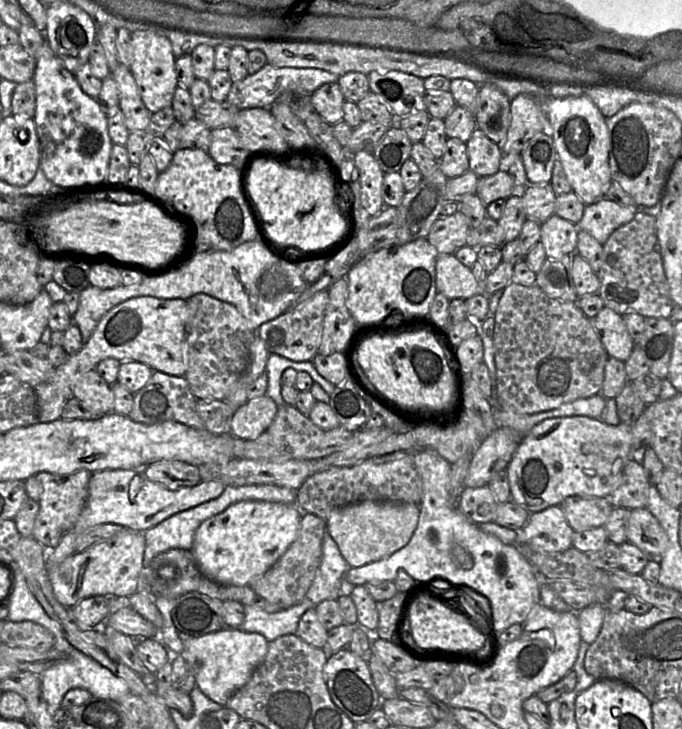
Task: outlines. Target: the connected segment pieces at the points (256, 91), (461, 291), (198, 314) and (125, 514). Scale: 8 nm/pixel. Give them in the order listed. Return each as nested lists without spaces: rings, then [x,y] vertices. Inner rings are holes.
[[[266,64],[254,74],[246,76],[243,80],[233,82],[226,101],[237,109],[268,108],[286,91],[300,92],[310,95],[321,85],[326,83],[337,83],[339,76],[320,69],[294,69],[275,68]]]
[[[440,255],[436,260],[436,288],[447,299],[466,300],[483,293],[483,286],[454,255]]]
[[[203,293],[188,299],[188,368],[184,377],[193,395],[197,399],[226,400],[249,366],[254,338],[254,331],[248,328],[244,317],[232,304]]]
[[[102,470],[92,472],[88,483],[88,497],[75,523],[61,538],[59,544],[48,551],[47,570],[76,554],[79,535],[87,528],[104,523],[113,523],[137,531],[146,531],[174,514],[193,508],[219,497],[226,485],[217,481],[202,481],[194,486],[177,490],[168,489],[150,481],[143,472],[130,470]]]

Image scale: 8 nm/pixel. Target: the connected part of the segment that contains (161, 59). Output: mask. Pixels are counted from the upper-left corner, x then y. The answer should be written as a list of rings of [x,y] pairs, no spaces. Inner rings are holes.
[[[135,31],[131,32],[130,45],[131,64],[129,70],[145,107],[151,113],[171,107],[177,88],[177,74],[175,68],[176,57],[172,51],[170,41],[154,32]]]

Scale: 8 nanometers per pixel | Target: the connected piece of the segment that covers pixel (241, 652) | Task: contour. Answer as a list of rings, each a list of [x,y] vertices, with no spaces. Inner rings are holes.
[[[238,628],[191,637],[184,641],[181,655],[194,668],[196,687],[222,706],[250,680],[253,672],[264,661],[269,647],[269,641],[263,635]]]

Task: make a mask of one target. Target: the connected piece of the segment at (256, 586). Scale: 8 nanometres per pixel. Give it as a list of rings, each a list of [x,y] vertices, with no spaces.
[[[311,513],[303,514],[300,519],[299,532],[294,542],[271,568],[248,586],[260,597],[283,609],[300,604],[319,568],[325,531],[325,520]]]

